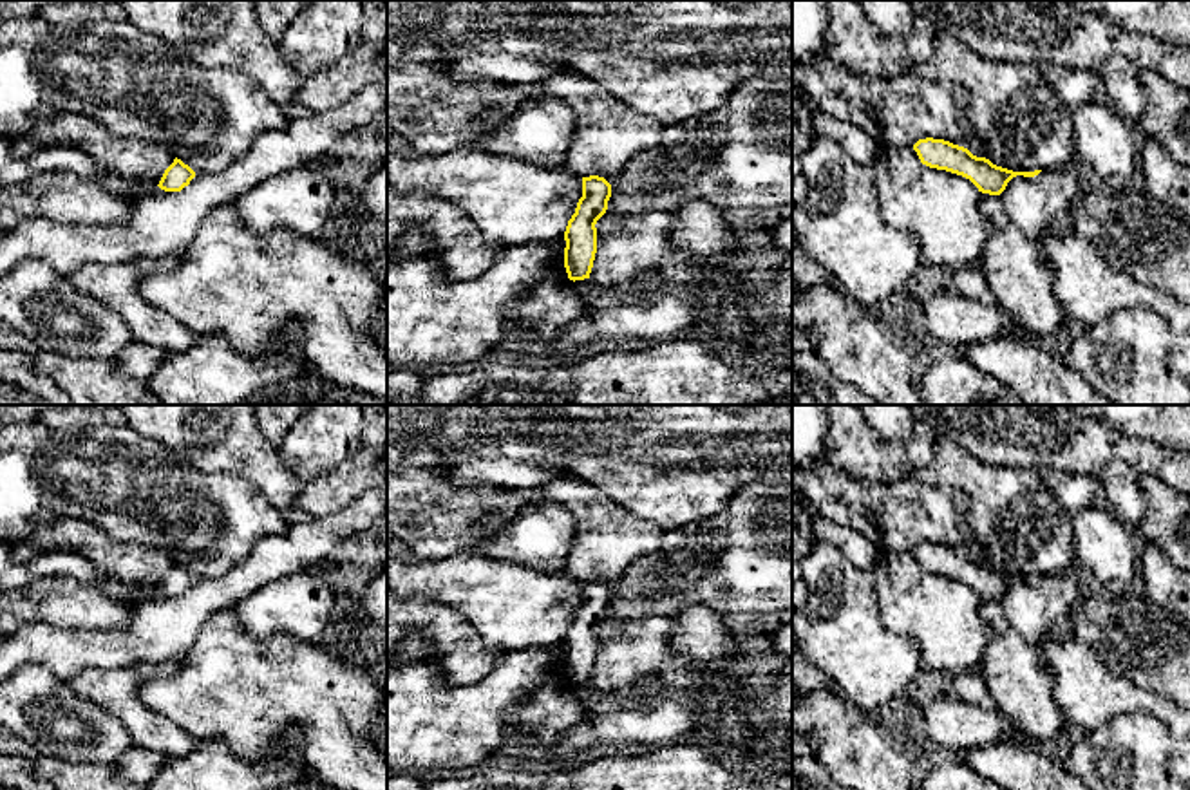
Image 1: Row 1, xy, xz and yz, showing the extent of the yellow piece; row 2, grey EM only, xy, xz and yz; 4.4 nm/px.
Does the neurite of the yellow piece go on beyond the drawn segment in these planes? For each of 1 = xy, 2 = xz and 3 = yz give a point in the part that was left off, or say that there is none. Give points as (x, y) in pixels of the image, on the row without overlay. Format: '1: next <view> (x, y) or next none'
1: next none
2: next none
3: next none

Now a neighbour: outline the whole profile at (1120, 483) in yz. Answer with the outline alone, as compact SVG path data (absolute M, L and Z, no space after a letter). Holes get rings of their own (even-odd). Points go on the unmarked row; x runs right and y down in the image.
M1110 461L1100 475L1103 488L1116 515L1132 526L1138 526L1147 512L1147 499L1139 488L1139 474L1123 461Z

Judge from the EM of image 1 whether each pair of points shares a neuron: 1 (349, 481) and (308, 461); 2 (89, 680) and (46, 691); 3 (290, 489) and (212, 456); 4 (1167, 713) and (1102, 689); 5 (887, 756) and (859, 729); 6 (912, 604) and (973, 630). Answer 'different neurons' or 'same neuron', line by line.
1: different neurons
2: different neurons
3: same neuron
4: same neuron
5: same neuron
6: same neuron

